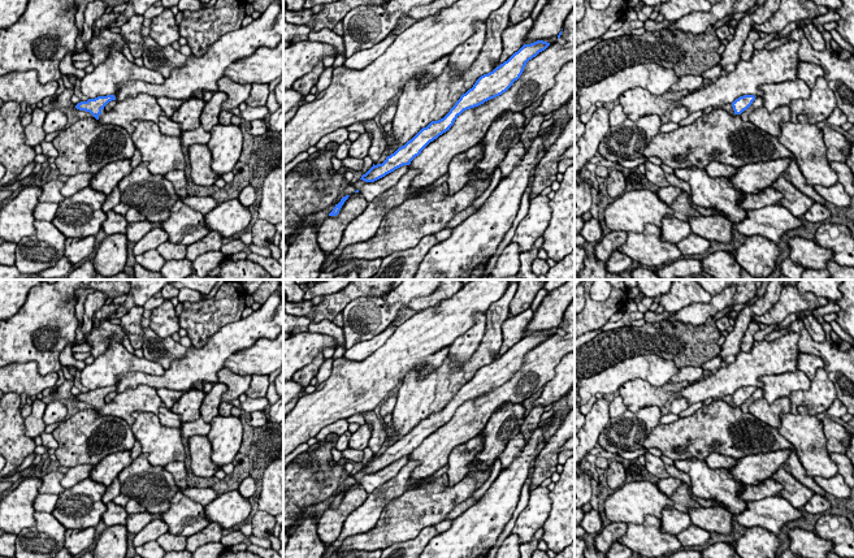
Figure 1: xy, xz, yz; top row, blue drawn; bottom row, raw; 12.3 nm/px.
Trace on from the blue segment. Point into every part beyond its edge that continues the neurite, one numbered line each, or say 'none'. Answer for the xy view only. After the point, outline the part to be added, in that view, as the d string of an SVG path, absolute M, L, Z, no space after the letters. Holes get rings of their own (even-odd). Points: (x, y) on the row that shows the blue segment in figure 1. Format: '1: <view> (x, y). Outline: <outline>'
1: xy (143, 107). Outline: M138 94L135 98L117 101L109 112L101 109L97 122L100 125L116 125L123 127L129 134L133 134L135 130L131 125L133 121L152 121L159 124L161 114L162 109L155 96Z

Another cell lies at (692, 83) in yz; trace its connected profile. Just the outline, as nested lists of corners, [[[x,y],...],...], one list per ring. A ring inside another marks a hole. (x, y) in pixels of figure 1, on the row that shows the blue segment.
[[[680,75],[679,81],[671,86],[671,91],[688,90],[689,92],[694,92],[705,87],[703,81],[702,75]]]

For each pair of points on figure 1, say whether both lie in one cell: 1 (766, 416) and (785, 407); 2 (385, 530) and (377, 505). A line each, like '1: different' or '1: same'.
1: same
2: different

